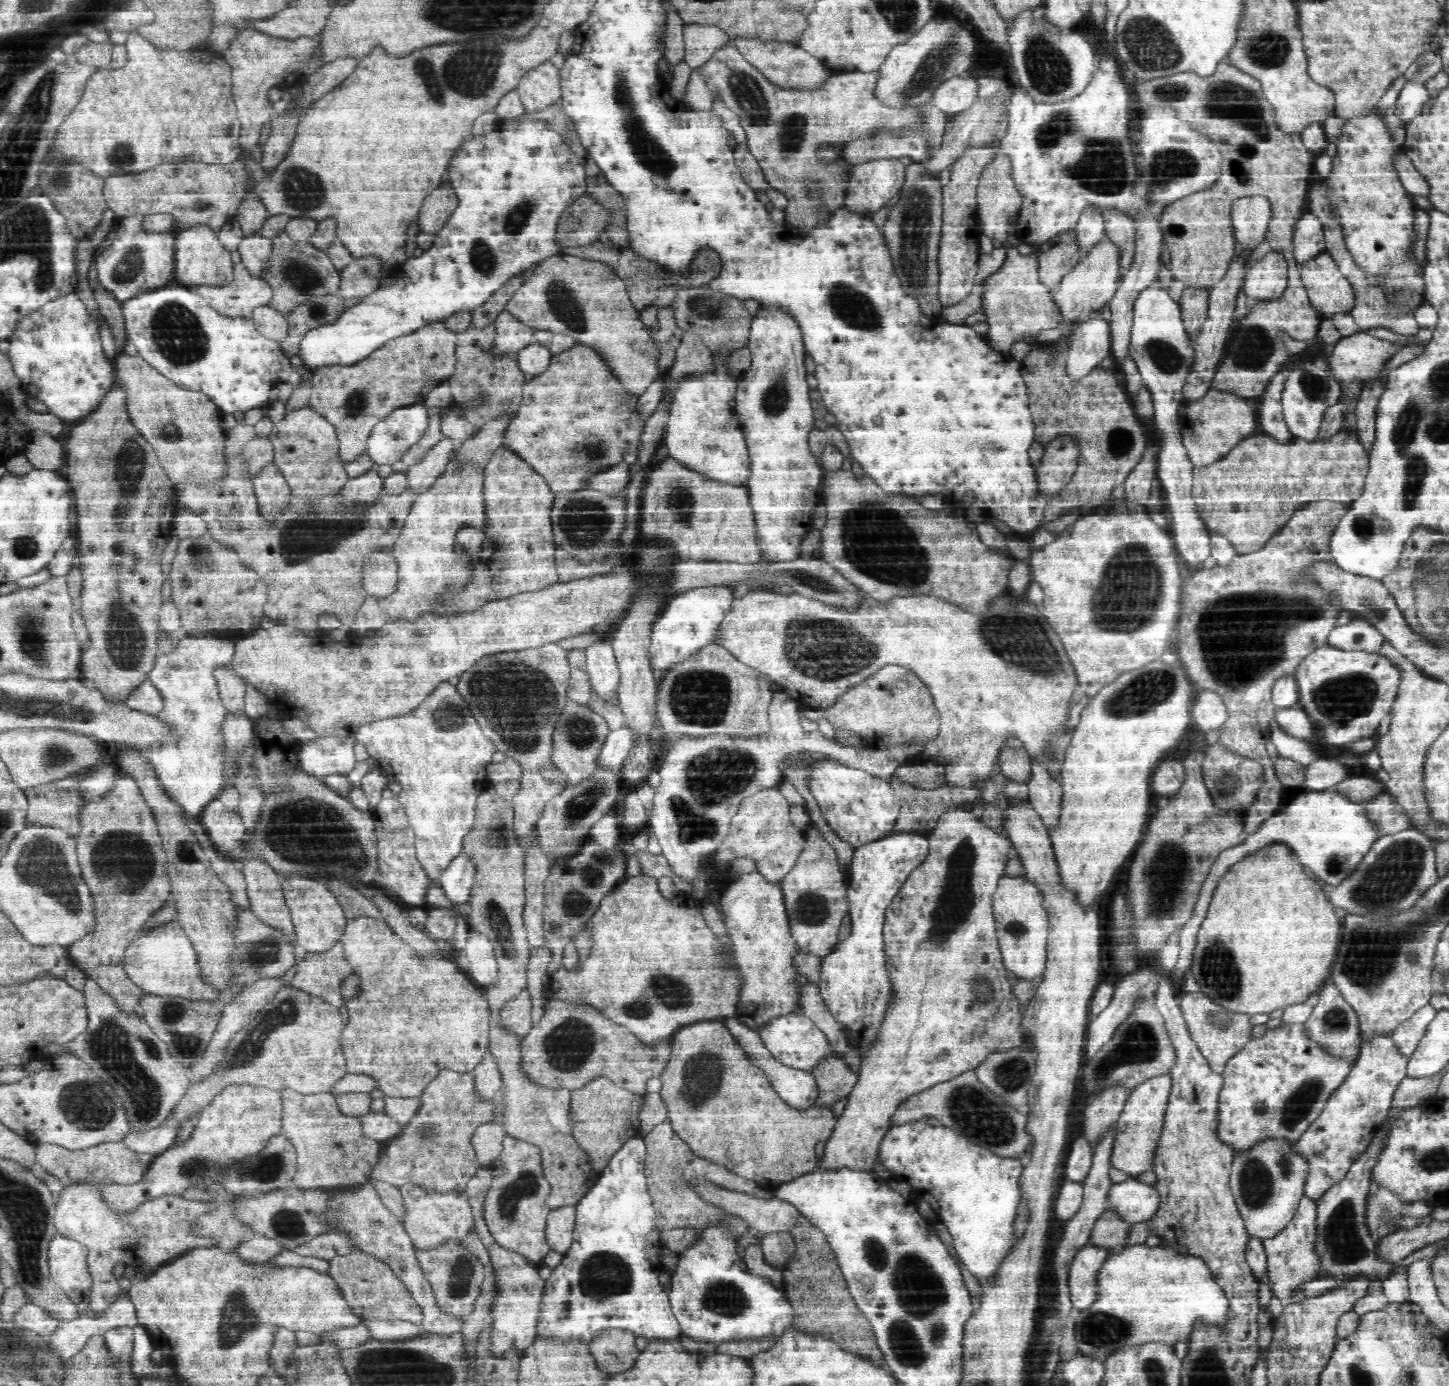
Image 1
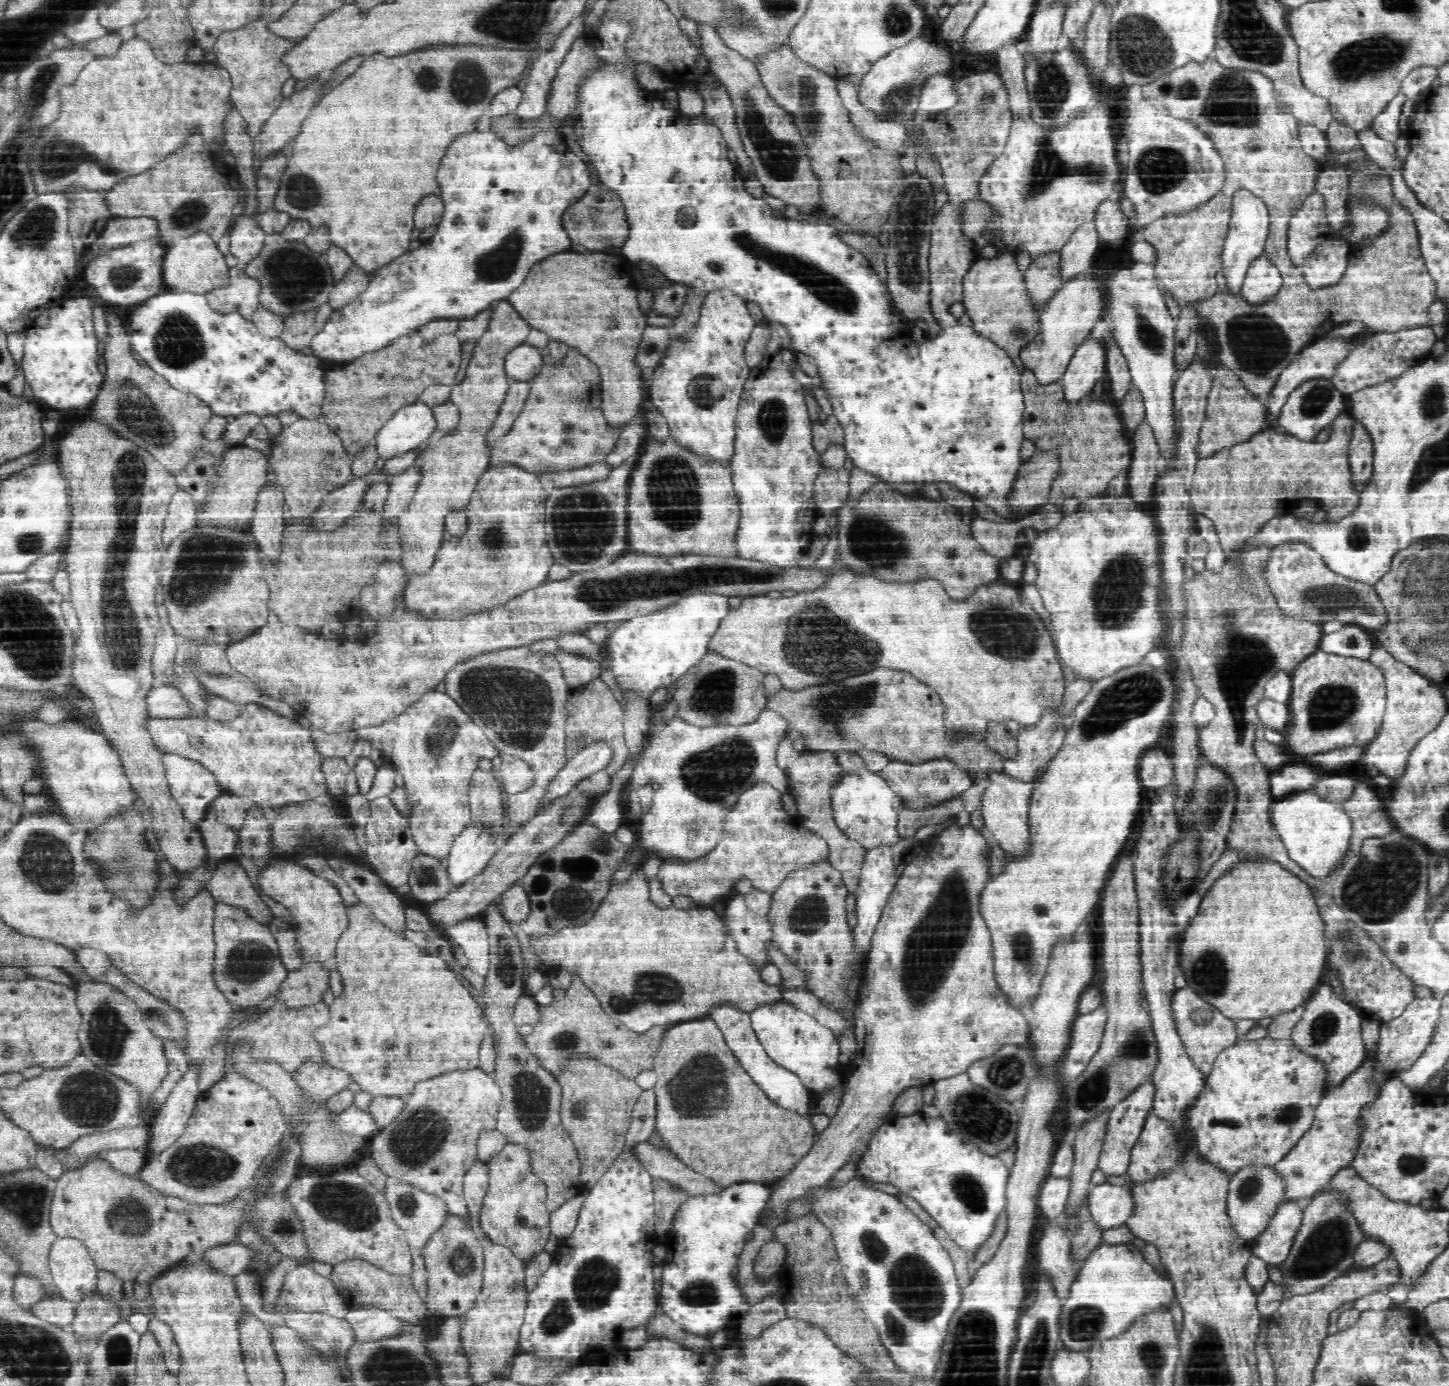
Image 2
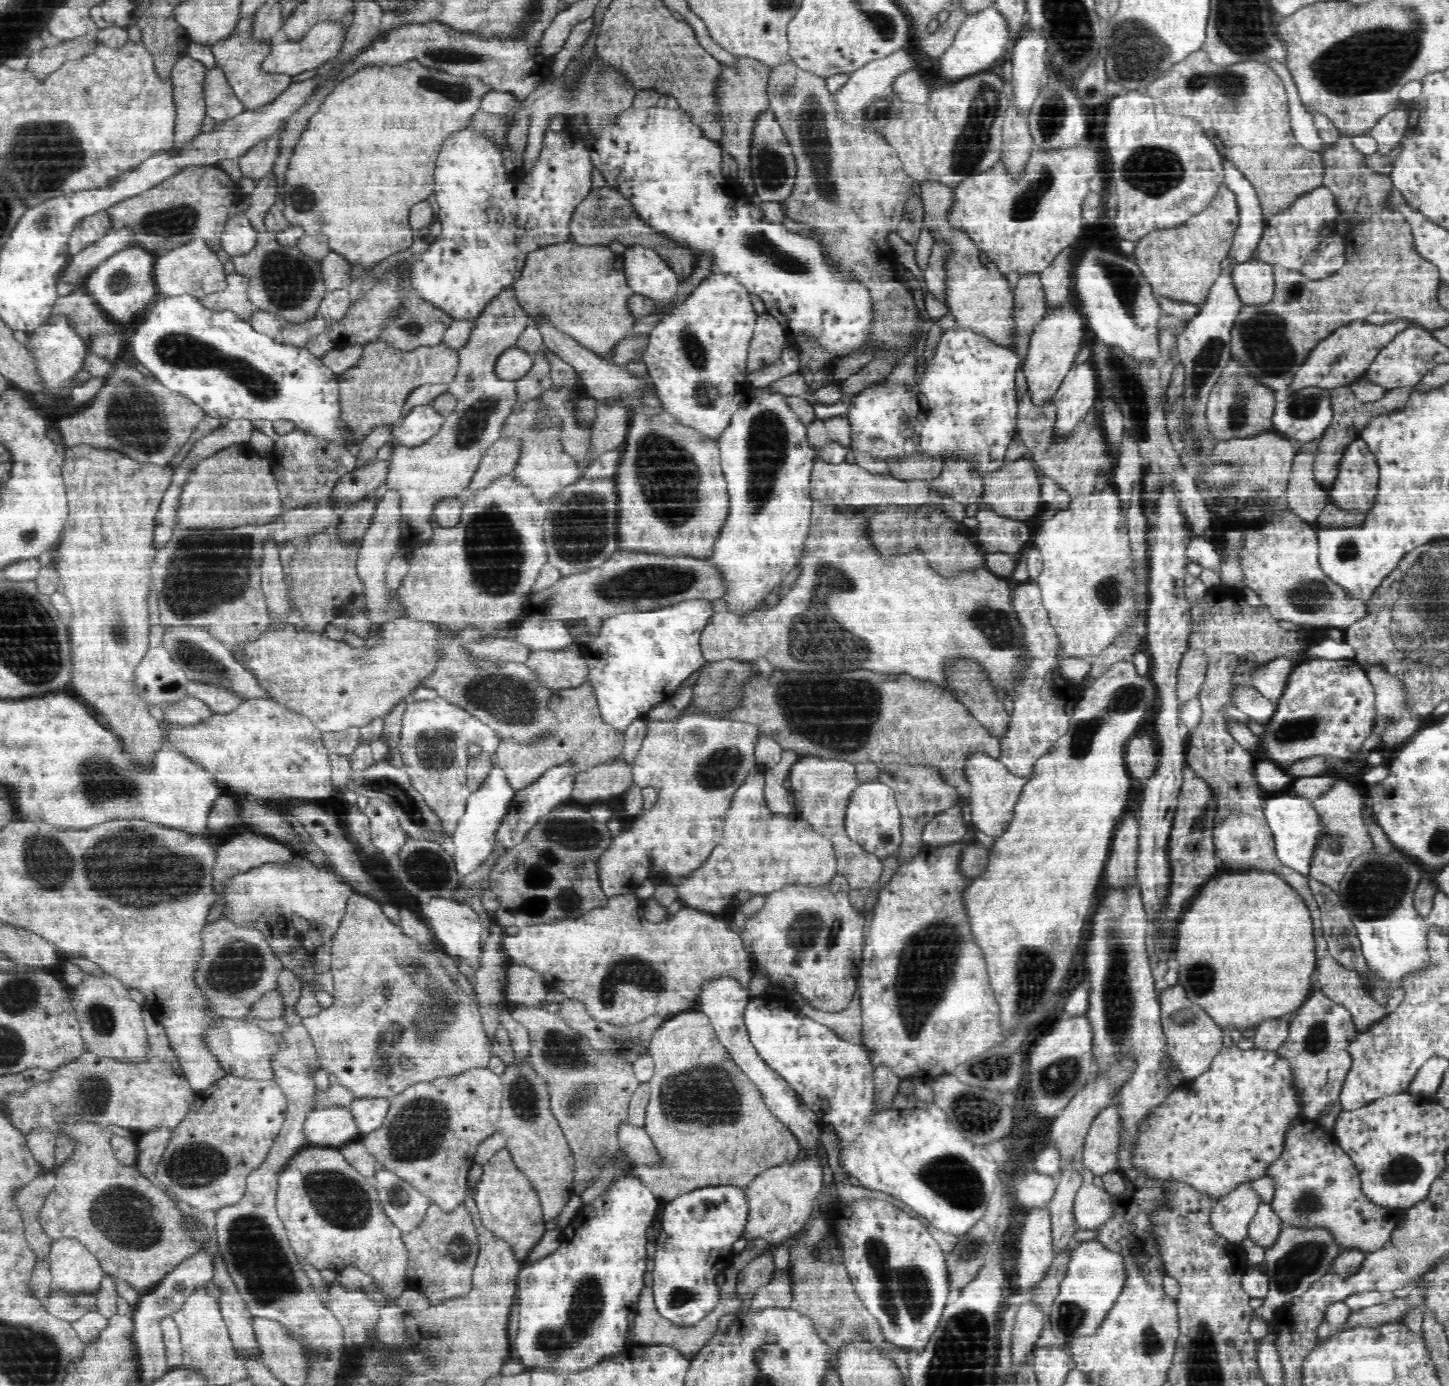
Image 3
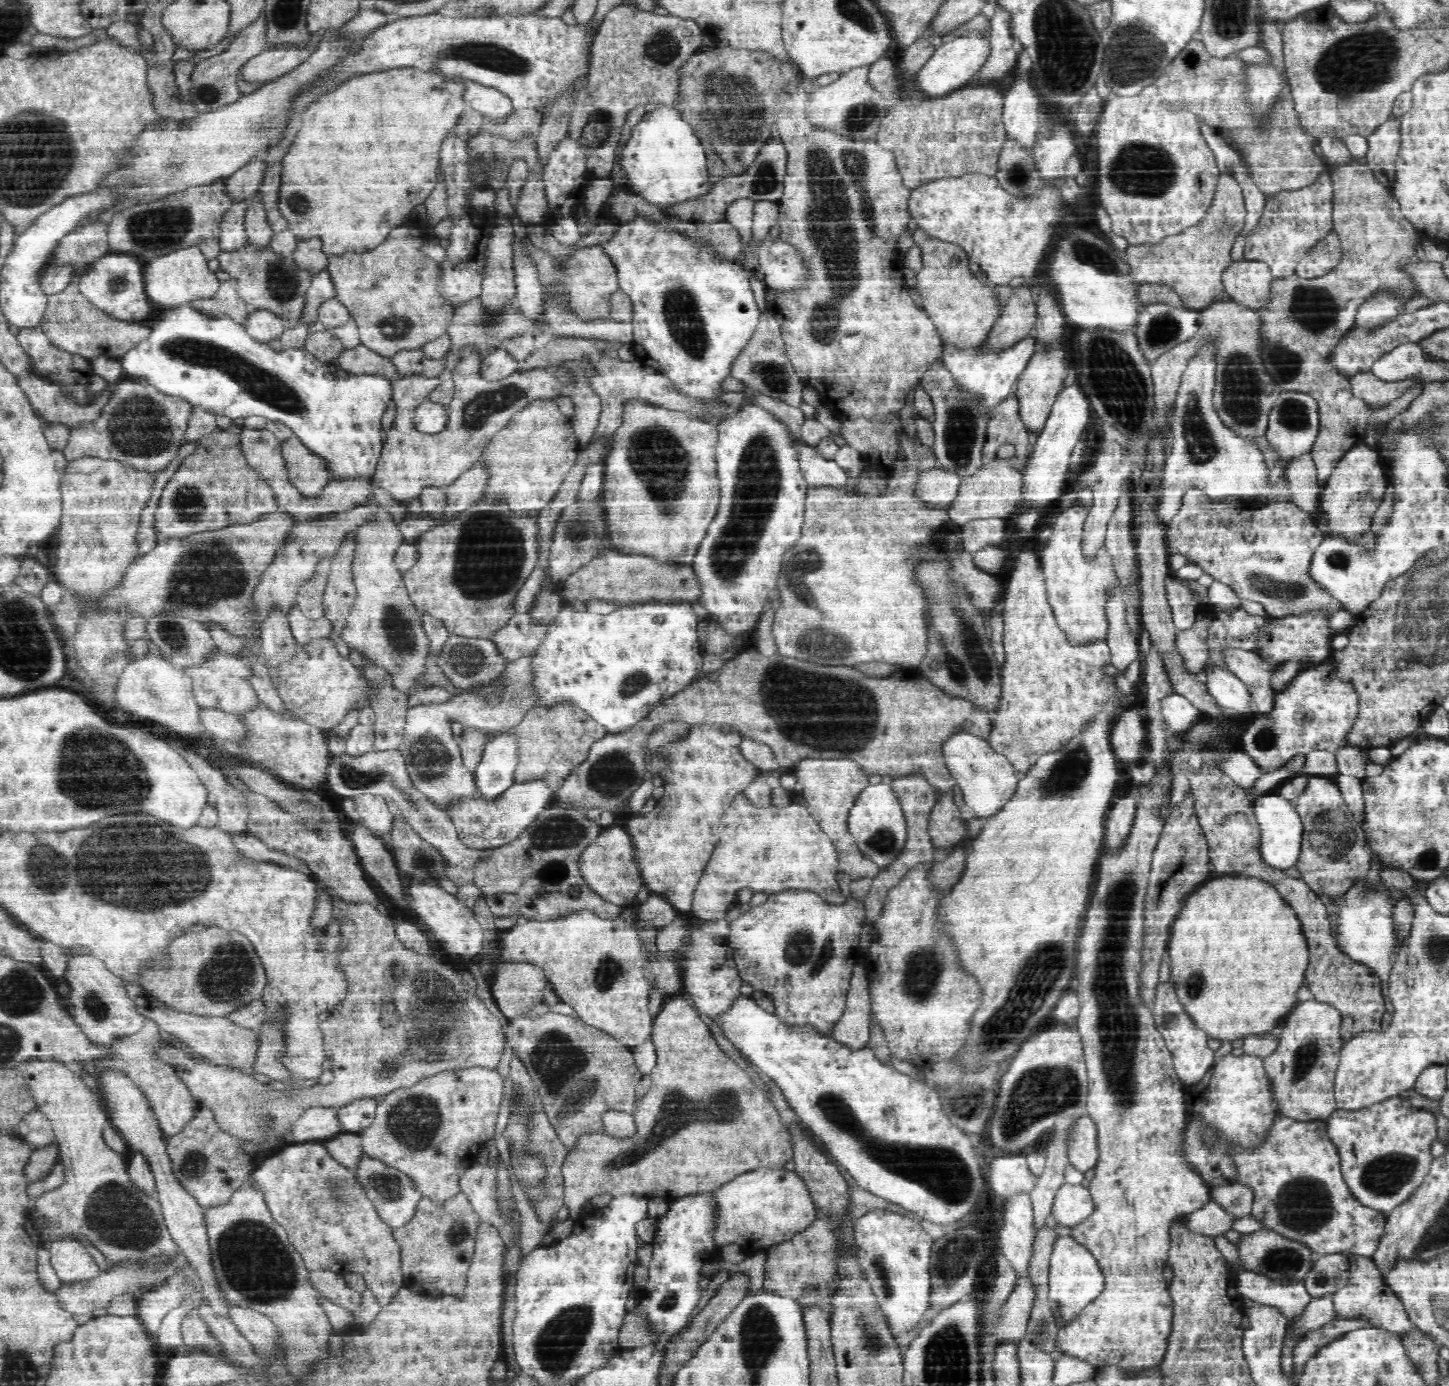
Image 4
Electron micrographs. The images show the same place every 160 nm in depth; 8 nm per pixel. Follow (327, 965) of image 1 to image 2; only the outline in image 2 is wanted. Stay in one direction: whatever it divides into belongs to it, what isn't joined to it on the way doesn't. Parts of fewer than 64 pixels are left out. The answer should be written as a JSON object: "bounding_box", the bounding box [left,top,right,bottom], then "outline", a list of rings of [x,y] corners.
{"bounding_box":[278,962,331,1009],"outline":[[[304,962],[289,970],[286,980],[279,987],[278,998],[283,998],[298,1009],[322,1003],[322,996],[331,990],[330,970],[322,962]]]}

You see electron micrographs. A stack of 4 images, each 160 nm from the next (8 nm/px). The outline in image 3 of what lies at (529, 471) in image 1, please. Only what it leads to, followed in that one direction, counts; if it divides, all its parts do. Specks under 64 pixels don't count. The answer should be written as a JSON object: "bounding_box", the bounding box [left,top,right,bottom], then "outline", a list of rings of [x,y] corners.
{"bounding_box":[395,473,548,631],"outline":[[[502,473],[496,476],[494,480],[490,480],[490,484],[484,488],[474,489],[472,492],[466,493],[463,498],[463,511],[461,514],[460,524],[456,528],[442,530],[439,528],[434,534],[434,540],[428,548],[416,550],[409,554],[407,558],[408,572],[404,579],[402,588],[398,588],[395,597],[402,606],[404,614],[414,620],[426,620],[430,622],[438,622],[440,624],[449,624],[451,628],[462,628],[464,624],[478,624],[488,631],[498,628],[500,624],[514,619],[522,610],[522,606],[528,596],[534,592],[533,586],[537,583],[540,571],[548,563],[547,545],[544,536],[544,521],[547,512],[547,503],[538,500],[532,488],[525,481],[517,479],[517,473]]]}

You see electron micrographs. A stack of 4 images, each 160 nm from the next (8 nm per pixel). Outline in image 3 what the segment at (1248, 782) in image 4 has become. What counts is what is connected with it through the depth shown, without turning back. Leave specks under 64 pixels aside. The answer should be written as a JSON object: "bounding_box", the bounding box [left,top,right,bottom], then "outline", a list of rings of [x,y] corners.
{"bounding_box":[1257,758,1298,795],"outline":[[[1260,758],[1257,763],[1257,780],[1261,788],[1271,795],[1291,791],[1298,776],[1290,774],[1286,766],[1266,758]]]}

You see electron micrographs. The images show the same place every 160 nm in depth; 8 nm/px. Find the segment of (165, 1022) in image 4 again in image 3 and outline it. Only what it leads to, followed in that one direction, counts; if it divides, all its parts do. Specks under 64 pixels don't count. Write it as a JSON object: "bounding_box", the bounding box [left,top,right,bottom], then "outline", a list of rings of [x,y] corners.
{"bounding_box":[210,1020,279,1082],"outline":[[[225,1020],[210,1032],[210,1048],[228,1075],[254,1082],[276,1082],[273,1060],[279,1053],[276,1036],[243,1020]]]}

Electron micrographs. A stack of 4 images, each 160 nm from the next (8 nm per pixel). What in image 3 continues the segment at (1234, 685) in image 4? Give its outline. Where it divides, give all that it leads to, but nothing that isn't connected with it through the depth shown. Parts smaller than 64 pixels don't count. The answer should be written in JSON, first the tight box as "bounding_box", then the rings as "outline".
{"bounding_box":[1236,689,1278,724],"outline":[[[1258,689],[1236,690],[1236,707],[1247,714],[1250,719],[1267,724],[1278,710],[1277,701],[1262,696]]]}

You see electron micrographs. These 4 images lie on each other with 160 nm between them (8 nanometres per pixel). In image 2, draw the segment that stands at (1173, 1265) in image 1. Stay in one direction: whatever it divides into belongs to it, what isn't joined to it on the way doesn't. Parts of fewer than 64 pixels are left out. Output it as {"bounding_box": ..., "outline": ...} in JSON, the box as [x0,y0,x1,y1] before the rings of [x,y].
{"bounding_box":[1060,1244,1180,1352],"outline":[[[1103,1244],[1100,1248],[1097,1248],[1090,1256],[1088,1263],[1085,1264],[1084,1270],[1081,1272],[1080,1279],[1077,1280],[1077,1283],[1073,1284],[1073,1290],[1070,1294],[1070,1298],[1065,1302],[1063,1306],[1061,1317],[1060,1317],[1060,1336],[1065,1348],[1068,1350],[1076,1350],[1076,1352],[1089,1351],[1092,1347],[1098,1346],[1098,1342],[1102,1340],[1108,1340],[1113,1338],[1120,1338],[1122,1335],[1129,1334],[1138,1323],[1145,1323],[1146,1319],[1149,1319],[1150,1315],[1166,1315],[1170,1314],[1169,1310],[1176,1304],[1176,1301],[1180,1301],[1178,1297],[1176,1281],[1173,1280],[1173,1277],[1169,1275],[1169,1269],[1165,1268],[1165,1265],[1162,1264],[1162,1268],[1156,1268],[1152,1264],[1148,1264],[1144,1259],[1142,1253],[1132,1244],[1127,1245],[1109,1245]]]}

